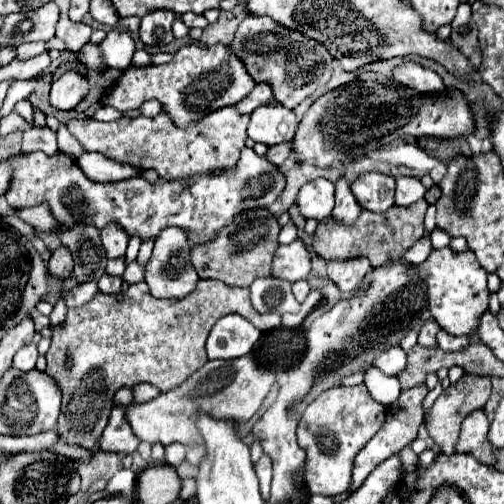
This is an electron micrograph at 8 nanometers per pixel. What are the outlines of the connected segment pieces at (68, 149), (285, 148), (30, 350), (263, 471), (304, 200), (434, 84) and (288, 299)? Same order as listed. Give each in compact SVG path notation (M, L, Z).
M60 123L56 134L60 152L69 155L73 159L77 159L80 155L86 152L79 141L69 133L65 124Z
M293 141L273 145L273 147L269 147L269 151L267 151L267 159L279 167L279 165L281 165L281 163L287 159L287 155L293 151L291 147L293 147Z
M29 343L29 345L25 345L23 349L17 351L17 355L13 359L13 367L19 369L19 371L31 371L31 369L35 369L37 357L39 357L37 345L35 343Z
M263 455L257 463L255 463L255 473L259 477L259 487L261 487L261 495L267 501L269 497L269 485L271 485L271 459L267 455Z
M315 179L311 183L305 183L299 191L297 205L299 211L305 219L317 219L321 221L323 217L329 217L333 211L333 181L329 179Z
M407 61L407 63L401 63L393 69L393 79L419 91L419 93L433 93L433 91L445 91L445 85L441 81L441 77L433 71L433 69L427 69L419 63L413 63L413 61Z
M275 277L255 279L249 291L251 291L253 307L259 313L281 313L283 315L283 313L295 313L301 307L293 299L291 283L287 283L285 279L275 279Z

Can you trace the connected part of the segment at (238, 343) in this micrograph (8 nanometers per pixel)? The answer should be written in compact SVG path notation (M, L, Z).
M225 315L211 329L207 339L209 359L235 359L253 351L261 331L241 315Z

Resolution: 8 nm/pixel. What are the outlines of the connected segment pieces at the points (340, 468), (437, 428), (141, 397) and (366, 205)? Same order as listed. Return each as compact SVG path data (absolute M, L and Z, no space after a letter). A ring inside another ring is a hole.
M335 387L321 393L305 411L297 427L299 447L307 453L305 485L311 495L341 495L351 487L351 471L357 453L385 423L385 407L377 403L367 387Z
M463 375L457 383L449 385L441 395L439 399L433 403L431 409L425 411L425 427L431 435L431 439L439 445L441 453L445 455L451 455L455 453L455 447L457 447L457 441L459 441L459 429L461 429L461 423L463 419L475 411L475 409L481 409L485 405L485 401L489 399L491 395L491 379L489 377L479 377L479 375Z
M139 383L137 387L135 387L135 401L139 403L143 403L143 401L151 401L151 399L155 399L159 395L159 389L155 387L155 385L151 385L151 383Z
M359 175L351 183L351 189L353 189L353 195L359 201L359 205L363 209L369 209L375 213L383 213L395 203L393 201L395 189L391 189L391 187L363 187L363 175Z

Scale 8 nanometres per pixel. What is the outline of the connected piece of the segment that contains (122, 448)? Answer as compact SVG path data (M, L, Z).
M127 405L113 407L109 423L99 441L99 449L111 451L111 453L123 453L123 455L129 455L137 449L139 439L133 435L125 413L127 413Z

